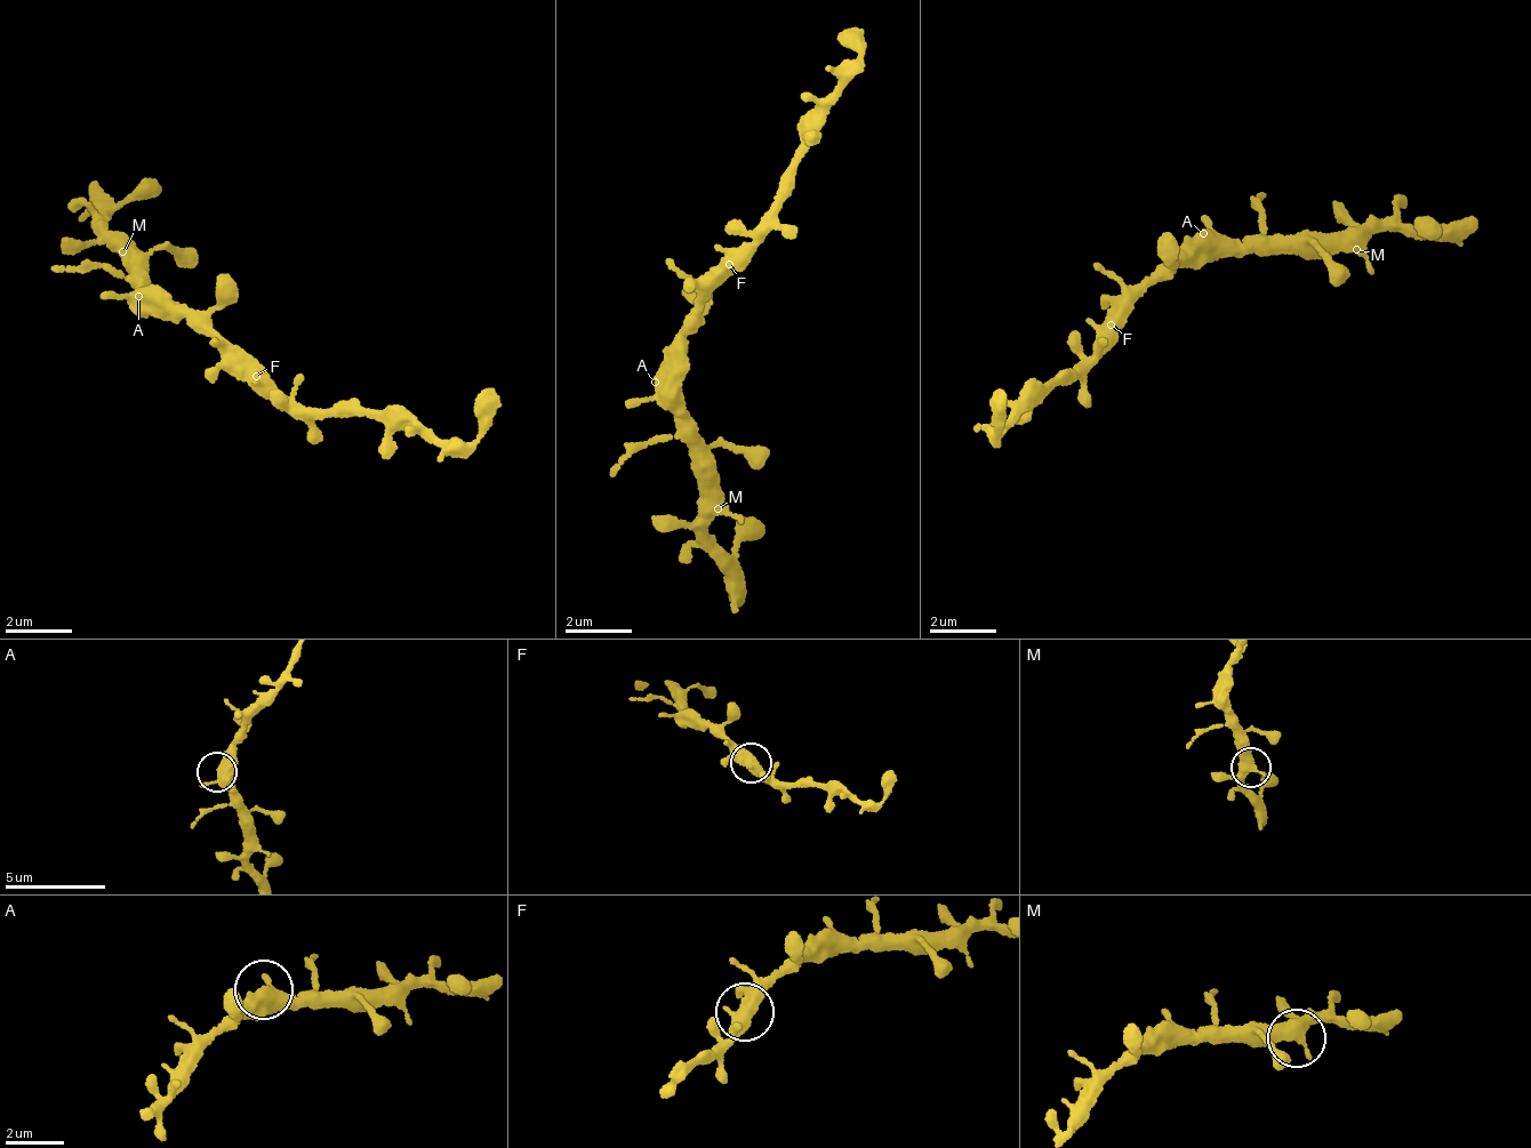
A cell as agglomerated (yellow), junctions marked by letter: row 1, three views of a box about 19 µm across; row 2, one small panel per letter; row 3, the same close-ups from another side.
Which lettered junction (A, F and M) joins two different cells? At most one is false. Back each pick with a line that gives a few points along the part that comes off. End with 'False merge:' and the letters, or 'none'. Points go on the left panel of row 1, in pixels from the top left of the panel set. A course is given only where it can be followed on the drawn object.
False merge: none

